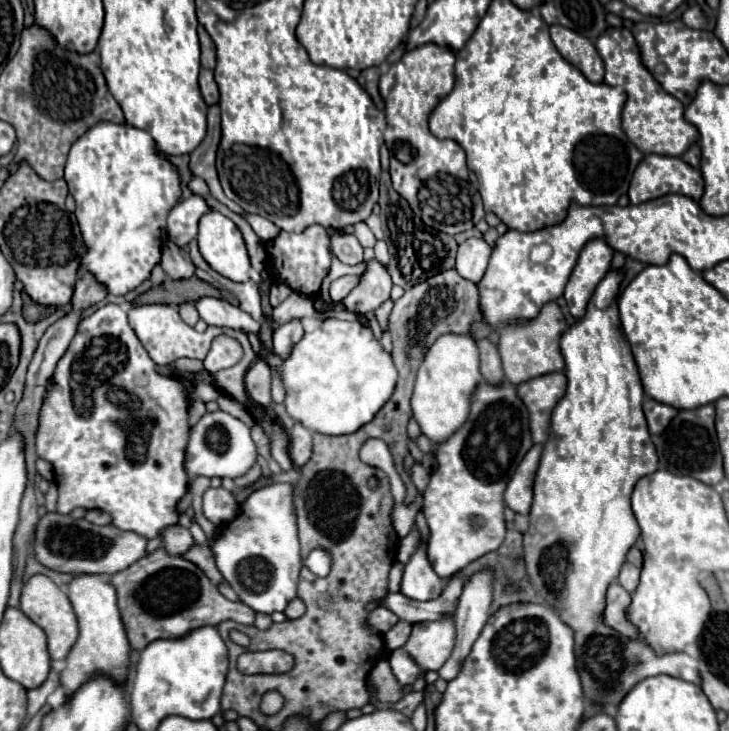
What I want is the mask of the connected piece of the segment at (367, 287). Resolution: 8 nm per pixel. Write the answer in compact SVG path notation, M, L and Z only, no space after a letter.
M371 261L367 271L363 273L361 283L345 299L325 303L321 297L317 297L313 299L313 305L317 313L333 311L337 305L343 305L345 311L349 313L367 313L367 311L375 311L383 301L389 299L391 287L393 283L391 283L389 271L381 267L377 261Z

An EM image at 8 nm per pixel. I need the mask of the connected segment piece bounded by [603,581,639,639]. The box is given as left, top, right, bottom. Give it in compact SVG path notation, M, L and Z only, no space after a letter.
M613 581L609 591L607 591L607 607L605 607L605 613L603 613L603 621L609 627L613 627L615 631L619 631L621 635L637 639L639 629L627 619L629 603L631 603L631 595L617 581Z

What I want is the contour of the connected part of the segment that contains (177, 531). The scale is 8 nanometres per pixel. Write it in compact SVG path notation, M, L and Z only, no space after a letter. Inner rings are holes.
M173 525L173 527L165 527L161 531L161 537L163 537L163 549L167 553L171 553L173 557L177 555L183 555L189 547L193 547L193 537L189 533L189 529L181 527L181 525Z

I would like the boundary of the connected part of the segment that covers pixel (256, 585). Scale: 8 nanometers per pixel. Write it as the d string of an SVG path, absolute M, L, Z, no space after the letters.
M273 483L261 489L255 489L237 511L237 517L229 521L219 535L211 541L211 551L221 571L223 579L237 593L239 601L249 605L257 613L275 613L283 611L291 599L297 597L297 579L303 561L299 557L299 541L297 541L297 515L293 505L293 485L291 483Z

